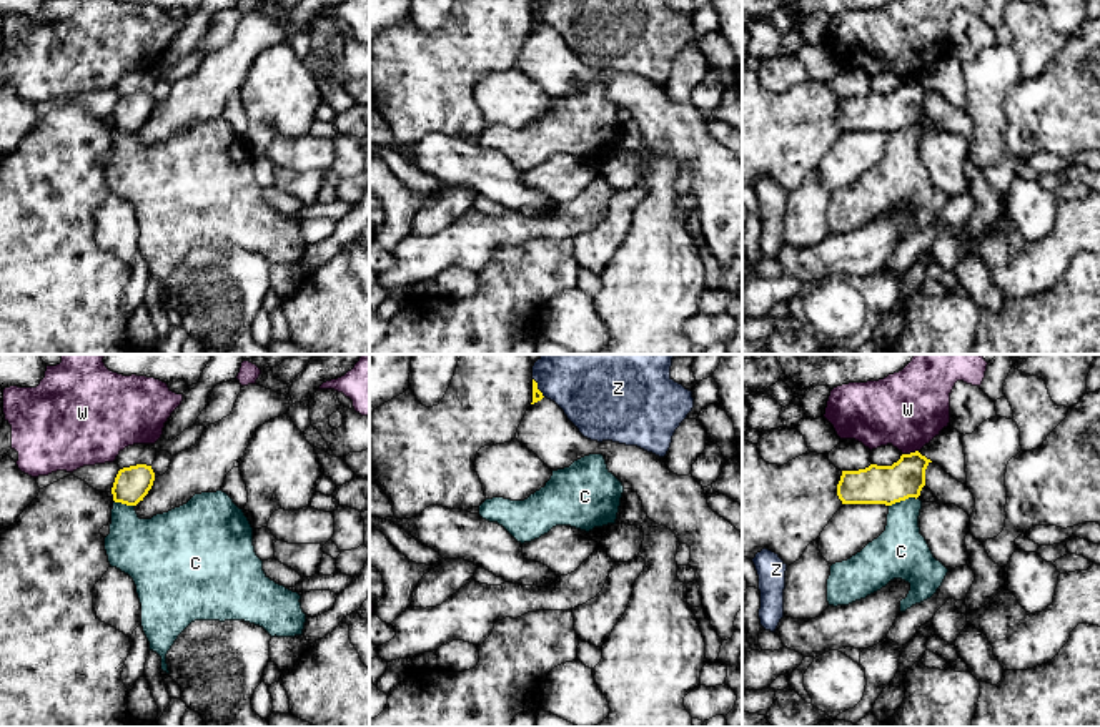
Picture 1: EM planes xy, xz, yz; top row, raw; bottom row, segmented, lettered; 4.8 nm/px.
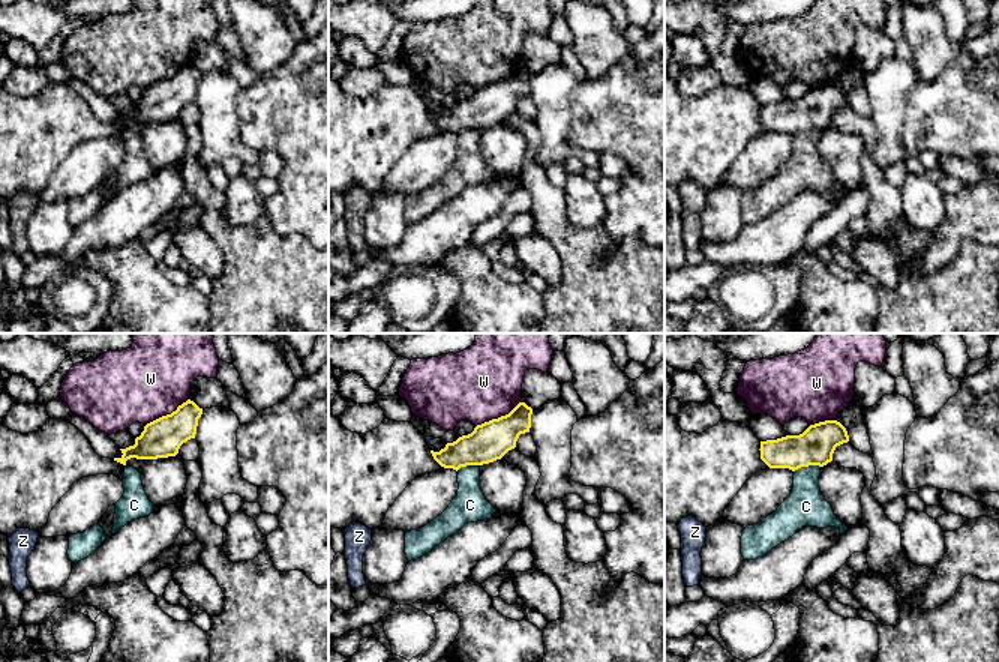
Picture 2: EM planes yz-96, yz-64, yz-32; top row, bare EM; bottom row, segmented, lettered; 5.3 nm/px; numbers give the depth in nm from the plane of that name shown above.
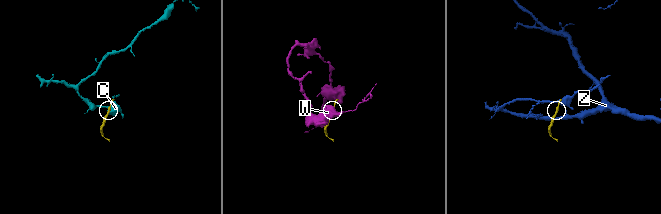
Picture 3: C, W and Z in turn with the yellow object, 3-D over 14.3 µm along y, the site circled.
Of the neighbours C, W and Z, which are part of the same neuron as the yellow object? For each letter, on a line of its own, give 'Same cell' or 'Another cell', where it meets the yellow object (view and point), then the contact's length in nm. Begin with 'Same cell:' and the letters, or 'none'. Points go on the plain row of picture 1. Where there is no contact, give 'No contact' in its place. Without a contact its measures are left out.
Same cell: none
C: Another cell. Touches yellow at yz (902, 127). Shared border 150 nm
W: Another cell. Touches yellow at yz (911, 80). Shared border 80 nm
Z: Another cell. Touches yellow at xz (536, 15). Shared border 110 nm

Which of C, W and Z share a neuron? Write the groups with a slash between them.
C / W / Z

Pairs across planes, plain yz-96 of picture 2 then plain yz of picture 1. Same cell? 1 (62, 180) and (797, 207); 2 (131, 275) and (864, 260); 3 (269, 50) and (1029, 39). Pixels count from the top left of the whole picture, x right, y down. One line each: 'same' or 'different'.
1: different
2: different
3: same

